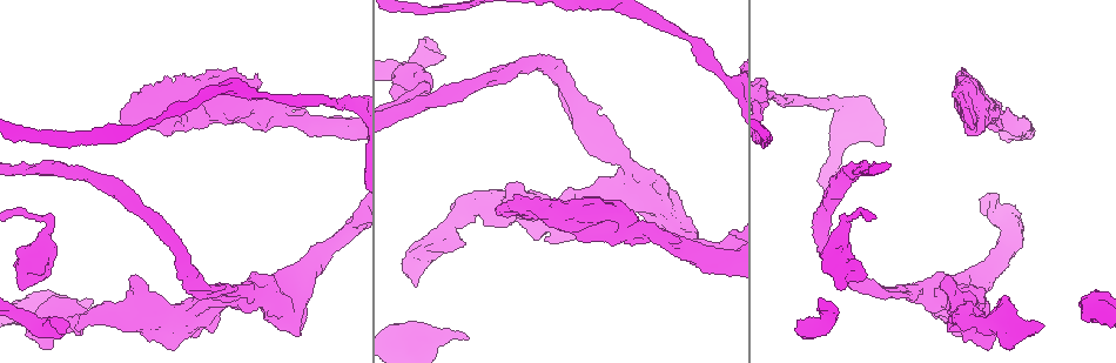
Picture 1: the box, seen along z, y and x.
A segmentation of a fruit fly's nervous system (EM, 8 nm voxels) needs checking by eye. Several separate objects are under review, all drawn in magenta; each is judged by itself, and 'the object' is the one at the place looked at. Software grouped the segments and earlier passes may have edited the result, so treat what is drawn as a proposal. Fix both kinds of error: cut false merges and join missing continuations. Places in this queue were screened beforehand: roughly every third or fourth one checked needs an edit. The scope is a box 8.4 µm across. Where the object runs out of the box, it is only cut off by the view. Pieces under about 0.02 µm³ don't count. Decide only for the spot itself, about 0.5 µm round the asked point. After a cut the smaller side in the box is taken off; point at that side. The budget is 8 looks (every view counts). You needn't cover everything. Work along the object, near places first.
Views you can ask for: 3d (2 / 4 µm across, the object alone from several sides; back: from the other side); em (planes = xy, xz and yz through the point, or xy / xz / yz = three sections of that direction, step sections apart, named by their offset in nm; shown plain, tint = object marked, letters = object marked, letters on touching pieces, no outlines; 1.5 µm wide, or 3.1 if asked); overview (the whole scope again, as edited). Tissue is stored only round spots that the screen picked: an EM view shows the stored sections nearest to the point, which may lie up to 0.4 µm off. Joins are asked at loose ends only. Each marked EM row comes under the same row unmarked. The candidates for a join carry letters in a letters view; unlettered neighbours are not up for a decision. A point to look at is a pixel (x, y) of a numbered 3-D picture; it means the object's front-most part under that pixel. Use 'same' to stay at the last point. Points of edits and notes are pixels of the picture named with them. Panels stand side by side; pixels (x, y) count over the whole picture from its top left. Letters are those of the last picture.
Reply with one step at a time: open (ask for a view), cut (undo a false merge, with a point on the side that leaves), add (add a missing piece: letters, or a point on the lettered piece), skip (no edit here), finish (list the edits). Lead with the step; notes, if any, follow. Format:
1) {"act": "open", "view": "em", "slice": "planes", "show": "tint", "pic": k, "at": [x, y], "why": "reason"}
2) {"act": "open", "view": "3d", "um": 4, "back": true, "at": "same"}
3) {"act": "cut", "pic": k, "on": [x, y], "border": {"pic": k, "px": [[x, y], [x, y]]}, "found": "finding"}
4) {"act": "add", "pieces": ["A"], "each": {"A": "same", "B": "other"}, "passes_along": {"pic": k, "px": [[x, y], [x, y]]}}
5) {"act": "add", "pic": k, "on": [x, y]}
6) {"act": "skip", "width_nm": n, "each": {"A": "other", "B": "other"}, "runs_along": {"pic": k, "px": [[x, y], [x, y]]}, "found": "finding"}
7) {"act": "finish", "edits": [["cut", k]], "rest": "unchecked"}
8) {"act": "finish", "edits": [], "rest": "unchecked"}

{"act": "open", "view": "em", "slice": "planes", "show": "letters", "pic": 1, "at": [863, 278], "why": "an open end"}

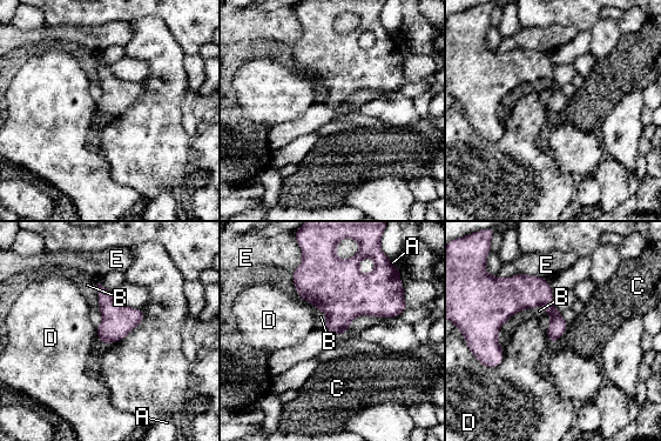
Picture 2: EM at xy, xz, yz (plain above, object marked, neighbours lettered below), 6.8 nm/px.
{"act": "skip", "each": {"A": "other", "B": "other", "C": "other", "D": "other", "E": "other"}, "found": "no lettered piece goes on from it"}

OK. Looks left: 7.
{"act": "open", "view": "em", "slice": "planes", "show": "letters", "pic": 1, "at": [93, 300]}

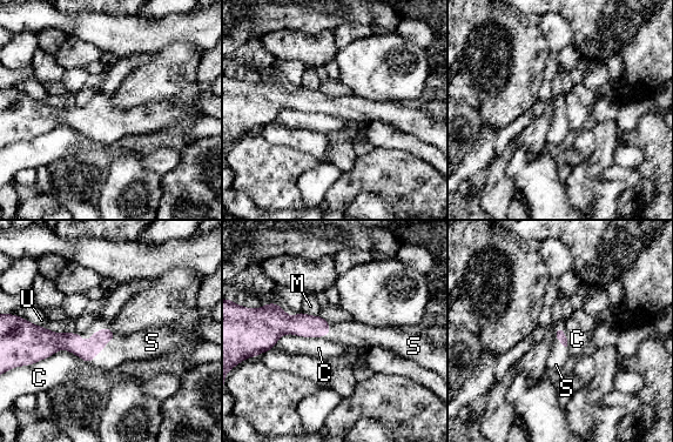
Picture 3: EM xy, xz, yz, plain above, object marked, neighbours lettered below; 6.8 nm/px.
{"act": "add", "pieces": ["S"], "longest_contact_nm": ["C", 320], "each": {"C": "other", "M": "other", "S": "same", "U": "other"}, "found": "the cell continues"}

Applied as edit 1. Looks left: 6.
{"act": "open", "view": "3d", "um": 4, "pic": 1, "at": [638, 242], "why": "branch stops here"}

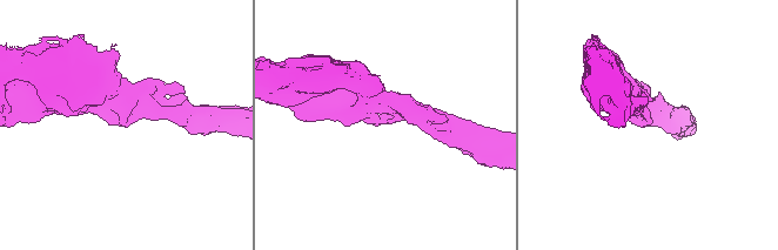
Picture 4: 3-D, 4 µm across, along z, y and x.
{"act": "open", "view": "em", "slice": "planes", "show": "letters", "pic": 4, "at": [650, 124]}

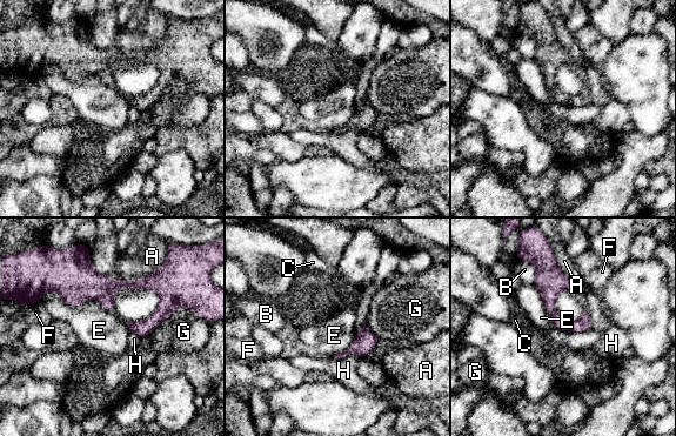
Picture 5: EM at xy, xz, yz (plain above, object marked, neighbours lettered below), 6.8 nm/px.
{"act": "skip", "longest_contact_nm": ["E", 500], "each": {"A": "other", "B": "other", "C": "other", "E": "other", "F": "other", "G": "other", "H": "other"}, "runs_along": {"pic": 5, "px": [[60, 288], [153, 283], [173, 307]]}, "found": "none of them fits"}

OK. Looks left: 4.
{"act": "finish", "edits": [["add", 3]], "rest": "unchecked"}

